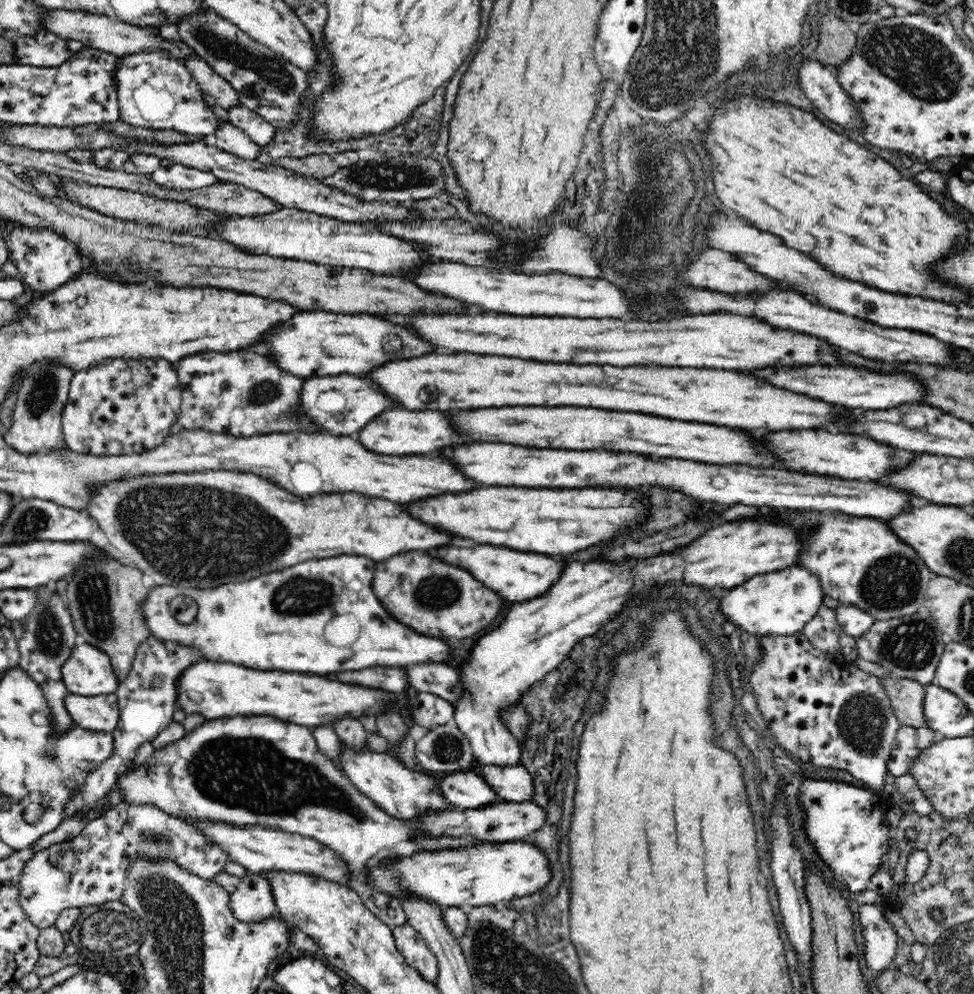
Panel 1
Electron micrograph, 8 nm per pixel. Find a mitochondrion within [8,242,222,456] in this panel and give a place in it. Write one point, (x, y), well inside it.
(43, 393)

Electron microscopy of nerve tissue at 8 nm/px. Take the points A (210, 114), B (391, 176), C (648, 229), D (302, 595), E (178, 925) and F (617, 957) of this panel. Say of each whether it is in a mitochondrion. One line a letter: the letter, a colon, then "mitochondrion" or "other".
A: other
B: mitochondrion
C: mitochondrion
D: mitochondrion
E: mitochondrion
F: other

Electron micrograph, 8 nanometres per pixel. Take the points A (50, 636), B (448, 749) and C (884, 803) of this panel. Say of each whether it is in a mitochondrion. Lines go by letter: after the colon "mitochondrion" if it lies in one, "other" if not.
A: mitochondrion
B: mitochondrion
C: other

